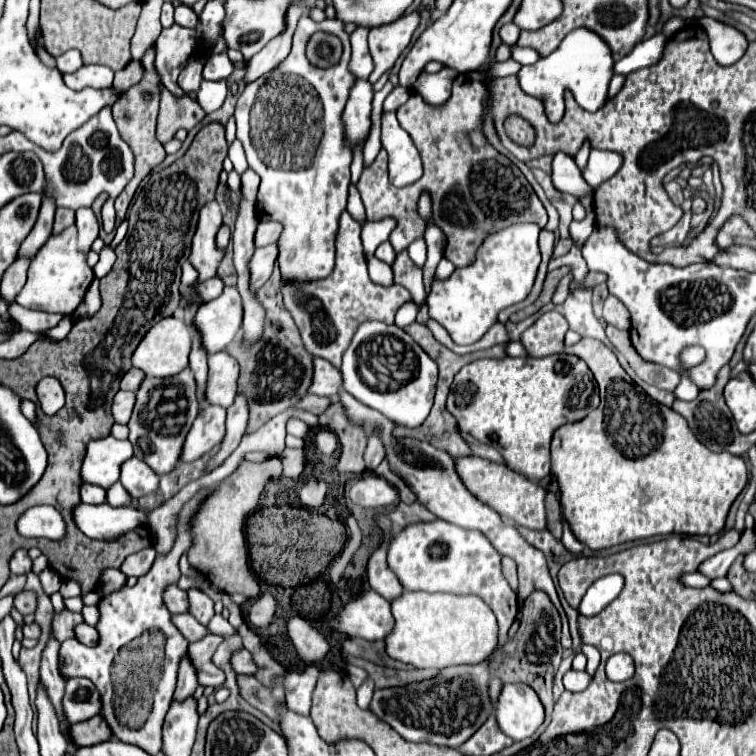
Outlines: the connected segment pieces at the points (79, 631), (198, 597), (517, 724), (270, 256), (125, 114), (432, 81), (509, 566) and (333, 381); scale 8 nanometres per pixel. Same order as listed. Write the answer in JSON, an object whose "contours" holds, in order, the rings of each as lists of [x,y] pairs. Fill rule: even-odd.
{"contours":[[[[84,622],[76,626],[74,636],[76,636],[76,640],[80,640],[80,642],[86,644],[86,646],[94,646],[94,644],[98,642],[98,632],[96,632],[96,628],[94,628],[94,626],[88,626],[88,624],[84,624]]],[[[190,590],[188,592],[188,612],[200,622],[200,624],[208,624],[210,618],[214,616],[214,602],[200,590]]],[[[504,684],[496,704],[496,718],[506,736],[524,740],[544,722],[544,706],[528,684]]],[[[276,244],[258,248],[252,254],[252,260],[248,264],[248,270],[250,270],[250,284],[252,284],[252,290],[254,292],[260,290],[264,286],[264,282],[270,278],[276,258],[278,258],[278,246]]],[[[150,48],[144,58],[142,58],[142,64],[146,68],[146,74],[144,74],[144,80],[138,84],[138,86],[132,86],[130,90],[126,90],[124,94],[120,94],[118,102],[115,102],[112,106],[112,114],[114,121],[120,134],[122,134],[122,140],[132,148],[134,156],[136,156],[136,174],[134,178],[128,182],[128,186],[120,192],[120,196],[115,199],[116,209],[116,226],[126,218],[128,210],[128,204],[136,192],[136,188],[140,186],[140,182],[150,174],[150,170],[154,166],[158,166],[164,158],[166,158],[166,152],[164,148],[160,146],[160,142],[156,140],[156,116],[158,116],[158,86],[160,86],[160,78],[154,70],[154,48]],[[146,94],[150,94],[150,100],[146,100]]],[[[442,68],[440,72],[434,72],[434,74],[422,72],[414,84],[414,90],[424,98],[424,102],[438,106],[448,100],[450,86],[456,76],[458,72],[454,68]]],[[[504,556],[504,558],[502,558],[502,574],[504,574],[504,578],[508,580],[510,588],[512,588],[512,590],[516,590],[516,588],[518,588],[518,578],[516,578],[516,562],[514,562],[512,558],[508,558],[508,556]]],[[[314,358],[312,364],[314,364],[314,376],[312,376],[312,388],[308,388],[308,392],[316,396],[334,396],[342,386],[340,370],[322,358]]]]}

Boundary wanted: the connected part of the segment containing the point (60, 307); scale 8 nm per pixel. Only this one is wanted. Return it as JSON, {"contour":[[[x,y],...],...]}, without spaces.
{"contour":[[[70,226],[58,236],[50,236],[46,244],[38,250],[38,264],[30,264],[28,268],[28,280],[20,294],[16,296],[16,302],[24,308],[42,310],[42,312],[60,312],[60,314],[72,314],[78,304],[82,302],[88,286],[94,280],[92,268],[86,264],[86,256],[80,252],[76,242],[76,228]]]}

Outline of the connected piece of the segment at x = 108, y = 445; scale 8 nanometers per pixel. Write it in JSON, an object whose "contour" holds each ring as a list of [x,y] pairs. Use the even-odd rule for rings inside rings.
{"contour":[[[112,436],[92,440],[86,446],[82,460],[82,480],[110,488],[120,478],[120,466],[132,456],[132,444],[128,440],[116,440]]]}

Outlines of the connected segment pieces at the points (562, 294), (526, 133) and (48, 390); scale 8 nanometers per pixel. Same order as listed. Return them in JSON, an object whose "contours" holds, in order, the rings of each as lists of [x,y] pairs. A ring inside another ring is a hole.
{"contours":[[[[568,274],[568,276],[564,276],[562,280],[560,280],[560,284],[558,284],[558,288],[556,288],[556,292],[554,292],[554,298],[552,298],[552,302],[554,304],[562,304],[564,300],[566,300],[566,296],[568,296],[568,286],[570,286],[570,282],[572,282],[572,276]]],[[[508,116],[508,122],[504,122],[504,128],[506,128],[506,134],[510,136],[510,140],[514,140],[516,144],[522,144],[522,146],[534,144],[534,138],[536,138],[534,128],[524,118]]],[[[44,378],[40,384],[40,404],[42,410],[52,416],[64,406],[64,388],[56,378]]]]}

